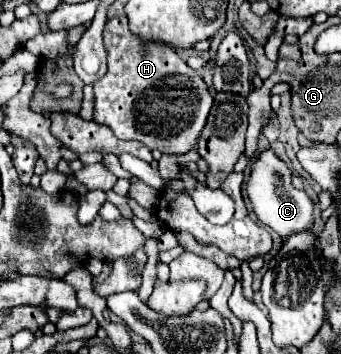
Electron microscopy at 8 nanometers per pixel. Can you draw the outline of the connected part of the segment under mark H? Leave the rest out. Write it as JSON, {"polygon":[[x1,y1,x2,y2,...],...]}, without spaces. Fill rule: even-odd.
{"polygon":[[127,16,111,18,103,30,107,74,93,84,93,122,105,124,121,140,139,140,149,150,183,154,193,150,213,98,209,88,185,60,161,42,147,42,129,30]]}

